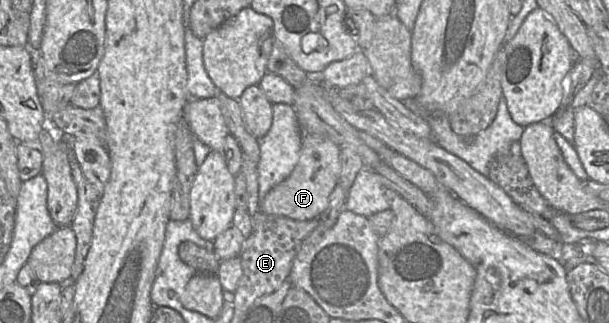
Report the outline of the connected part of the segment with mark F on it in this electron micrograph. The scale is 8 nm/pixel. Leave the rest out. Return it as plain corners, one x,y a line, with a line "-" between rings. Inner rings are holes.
303,132
301,155
297,165
287,179
266,194
260,202
260,210
266,214
285,216
298,221
319,218
327,209
330,195
339,183
340,150
341,147
328,138

